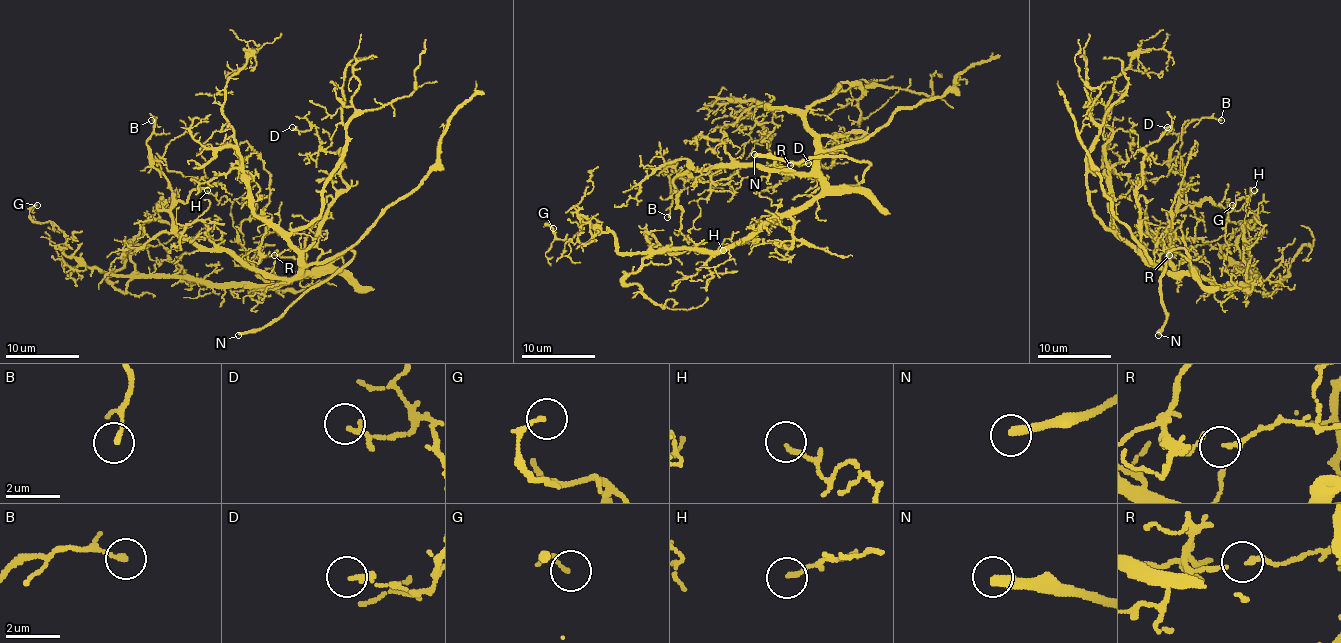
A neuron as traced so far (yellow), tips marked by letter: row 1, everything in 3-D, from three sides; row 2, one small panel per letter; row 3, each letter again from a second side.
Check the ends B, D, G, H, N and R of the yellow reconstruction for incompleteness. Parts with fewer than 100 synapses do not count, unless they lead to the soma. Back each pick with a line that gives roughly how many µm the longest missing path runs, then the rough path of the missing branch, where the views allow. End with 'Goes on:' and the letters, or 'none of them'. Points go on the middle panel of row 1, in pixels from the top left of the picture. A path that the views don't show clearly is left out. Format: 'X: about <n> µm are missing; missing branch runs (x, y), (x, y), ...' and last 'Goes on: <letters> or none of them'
N: about 40 µm are missing
Goes on: N

